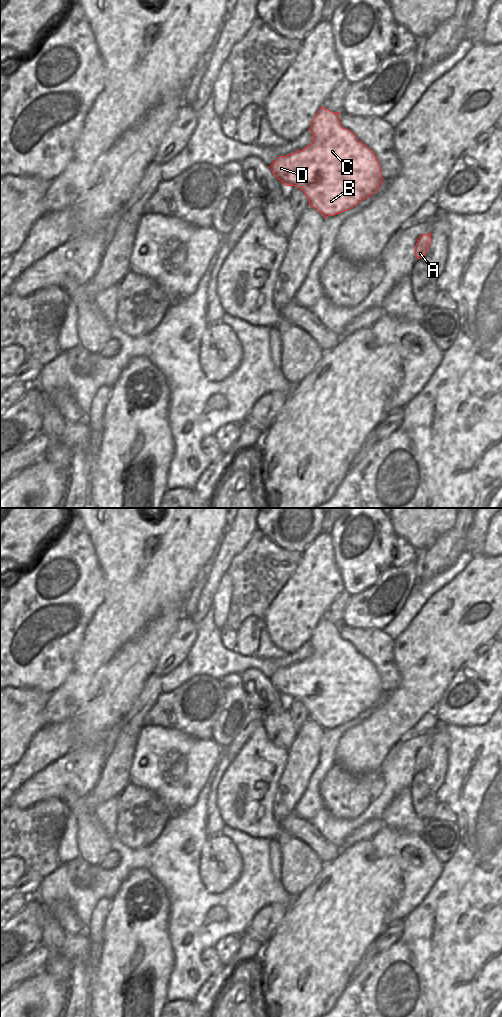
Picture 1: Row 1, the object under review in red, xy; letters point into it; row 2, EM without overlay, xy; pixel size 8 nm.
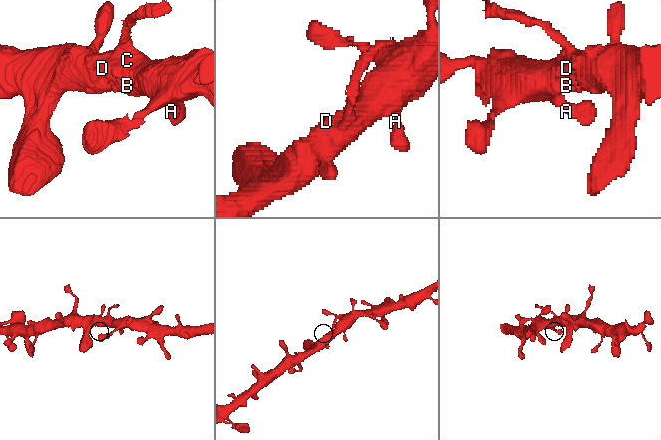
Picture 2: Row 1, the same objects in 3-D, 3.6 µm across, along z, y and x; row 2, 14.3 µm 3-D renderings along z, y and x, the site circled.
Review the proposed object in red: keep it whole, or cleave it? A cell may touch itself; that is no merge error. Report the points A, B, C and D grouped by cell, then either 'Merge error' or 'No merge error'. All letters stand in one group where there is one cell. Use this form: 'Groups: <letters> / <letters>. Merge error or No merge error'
Groups: A B C D. No merge error

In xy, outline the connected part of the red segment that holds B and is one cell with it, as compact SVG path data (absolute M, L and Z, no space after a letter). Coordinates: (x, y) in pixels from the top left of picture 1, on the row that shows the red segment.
M322 106L309 130L313 141L306 148L280 156L269 166L278 180L300 188L309 199L309 206L325 218L350 210L377 191L383 181L379 161L370 148L341 125L339 112Z

